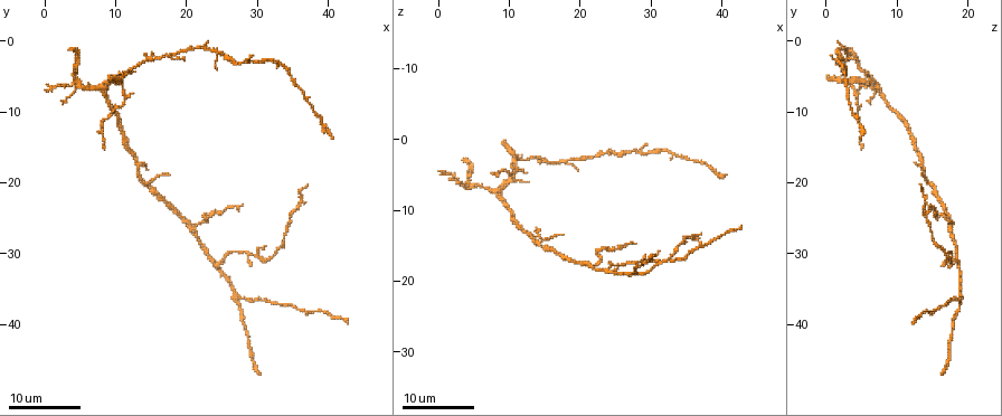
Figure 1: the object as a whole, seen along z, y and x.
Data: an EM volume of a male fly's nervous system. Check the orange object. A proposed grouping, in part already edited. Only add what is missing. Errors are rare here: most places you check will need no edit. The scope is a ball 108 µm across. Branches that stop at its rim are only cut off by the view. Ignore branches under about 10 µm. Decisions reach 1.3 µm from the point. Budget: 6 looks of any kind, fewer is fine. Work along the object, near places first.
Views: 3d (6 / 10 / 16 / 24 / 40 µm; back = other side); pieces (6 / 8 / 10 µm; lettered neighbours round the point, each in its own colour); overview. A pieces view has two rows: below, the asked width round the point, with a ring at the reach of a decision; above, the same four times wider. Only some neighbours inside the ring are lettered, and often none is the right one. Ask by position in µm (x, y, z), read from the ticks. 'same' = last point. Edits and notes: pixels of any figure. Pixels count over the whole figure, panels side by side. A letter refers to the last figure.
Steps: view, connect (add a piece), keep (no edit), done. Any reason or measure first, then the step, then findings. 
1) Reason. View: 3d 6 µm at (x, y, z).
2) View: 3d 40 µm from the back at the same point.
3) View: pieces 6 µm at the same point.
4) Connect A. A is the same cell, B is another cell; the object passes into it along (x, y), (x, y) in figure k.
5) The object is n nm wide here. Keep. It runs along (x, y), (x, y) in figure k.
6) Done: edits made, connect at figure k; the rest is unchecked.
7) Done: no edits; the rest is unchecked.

Tapers out. View: 3d 24 µm at (17.0, 19.0, 13.0).

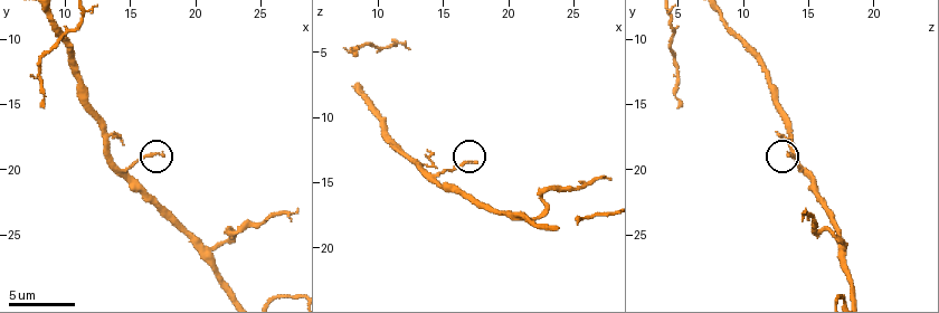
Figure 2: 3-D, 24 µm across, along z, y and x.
View: pieces 10 µm at (17.6, 18.8, 13.6).

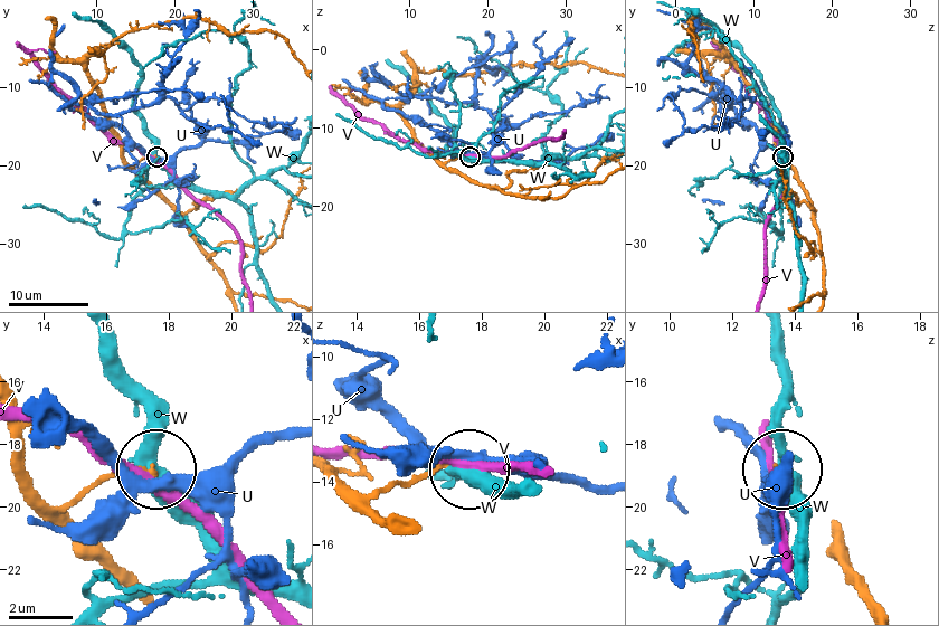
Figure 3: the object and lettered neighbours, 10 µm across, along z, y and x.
Keep. U, V and W are other cells; it runs along (334, 475), (367, 496), (468, 464) in figure 3; none of them fits.

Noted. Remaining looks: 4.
Thin end. View: 3d 16 µm at (28.0, 23.5, 14.5).

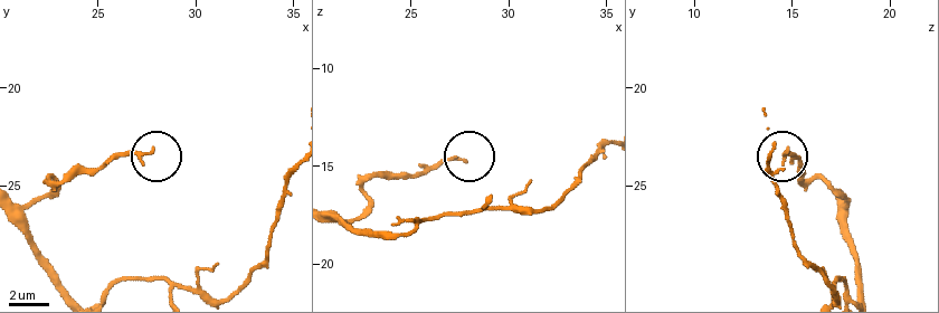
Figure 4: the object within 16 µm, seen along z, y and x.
What lies round it. View: pieces 6 µm at (27.8, 23.3, 14.7).

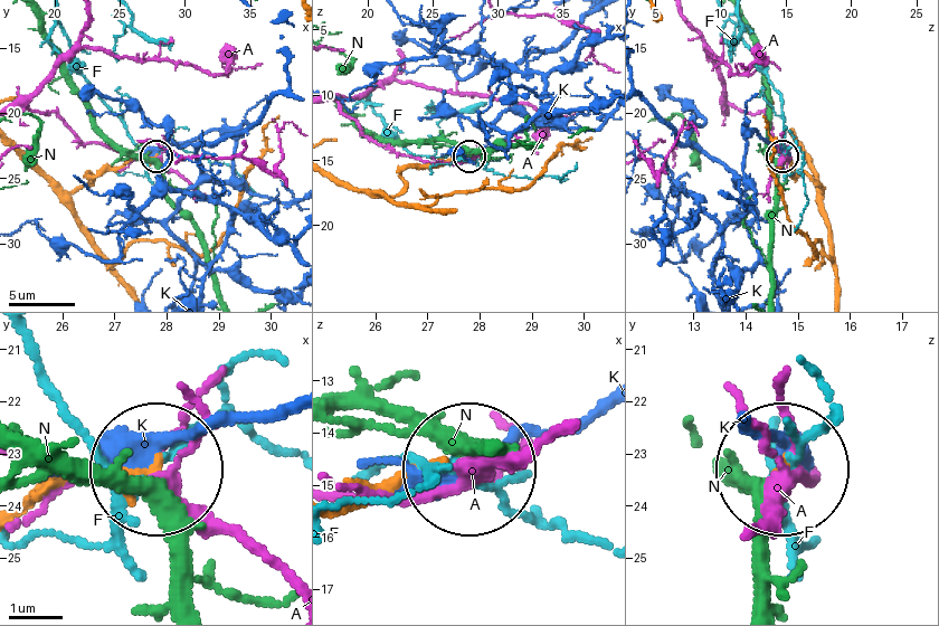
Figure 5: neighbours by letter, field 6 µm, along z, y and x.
The object is 150 nm wide here. Keep. A, F, K and N are other cells; none of them fits.

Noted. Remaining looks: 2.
Branch stops here. View: 3d 16 µm at (37.0, 20.0, 13.5).

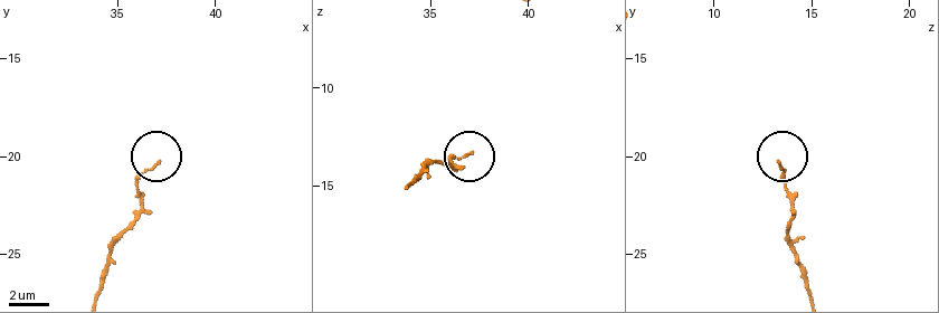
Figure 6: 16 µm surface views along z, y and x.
View: pieces 8 µm at (37.1, 20.4, 13.3).

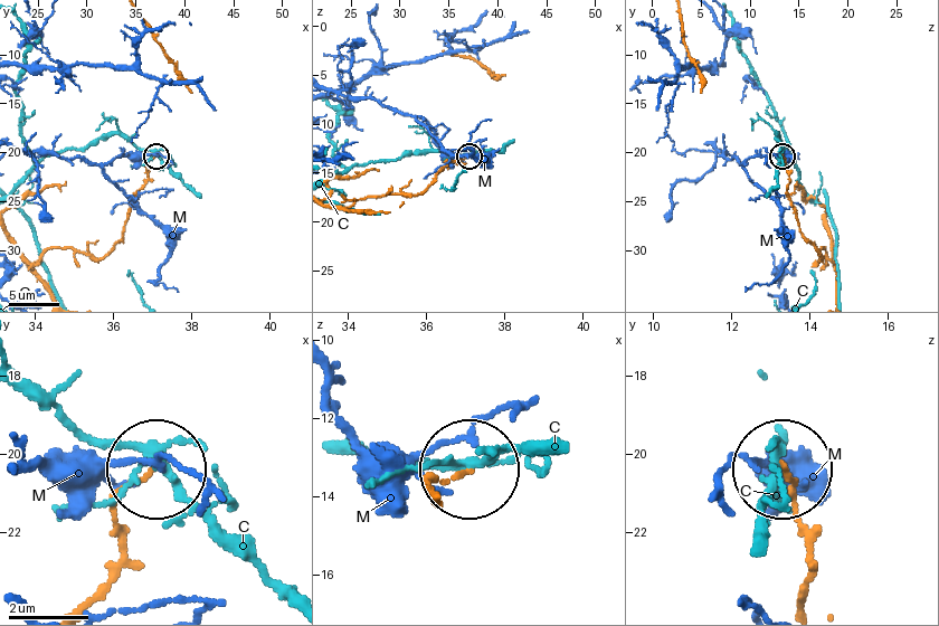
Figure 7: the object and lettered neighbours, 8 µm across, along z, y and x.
Keep. C and M are other cells; it runs along (807, 603), (807, 532), (787, 475) in figure 7; no lettered piece goes on from it.

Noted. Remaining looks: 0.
Done: no edits; the rest is unchecked.

